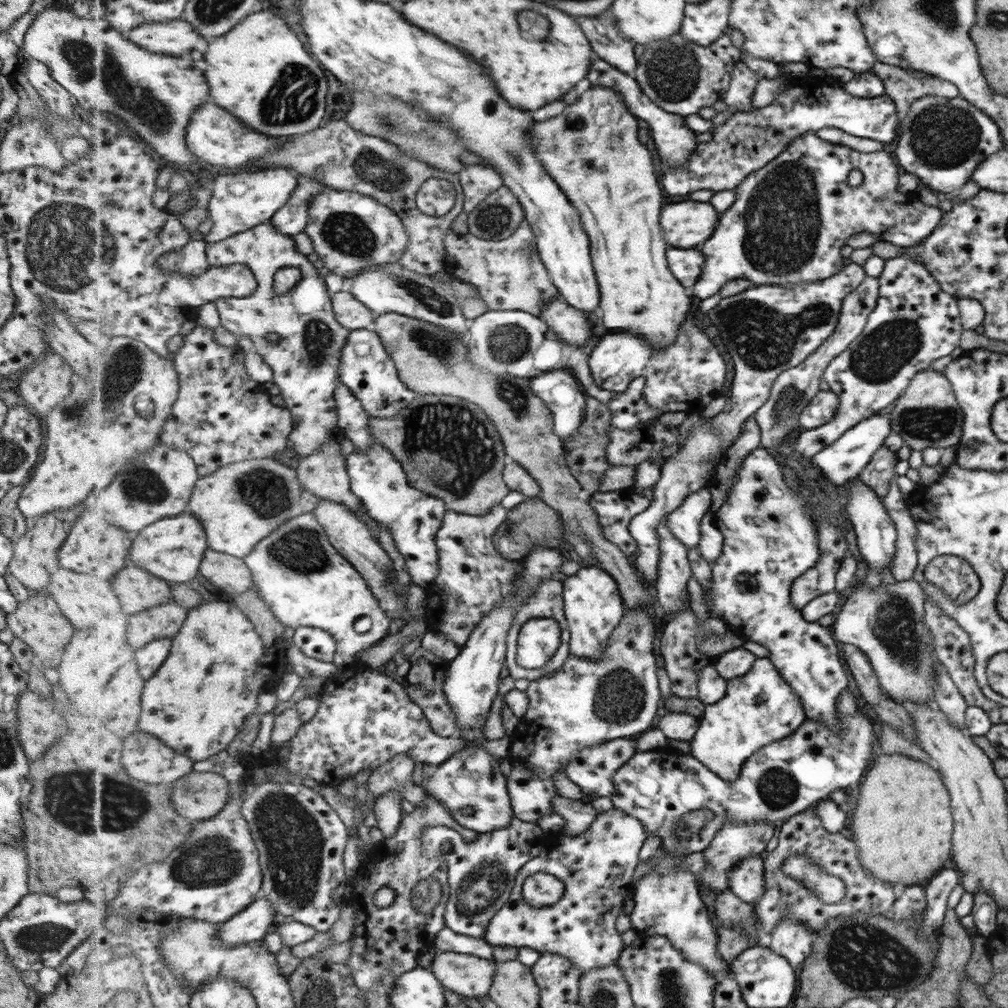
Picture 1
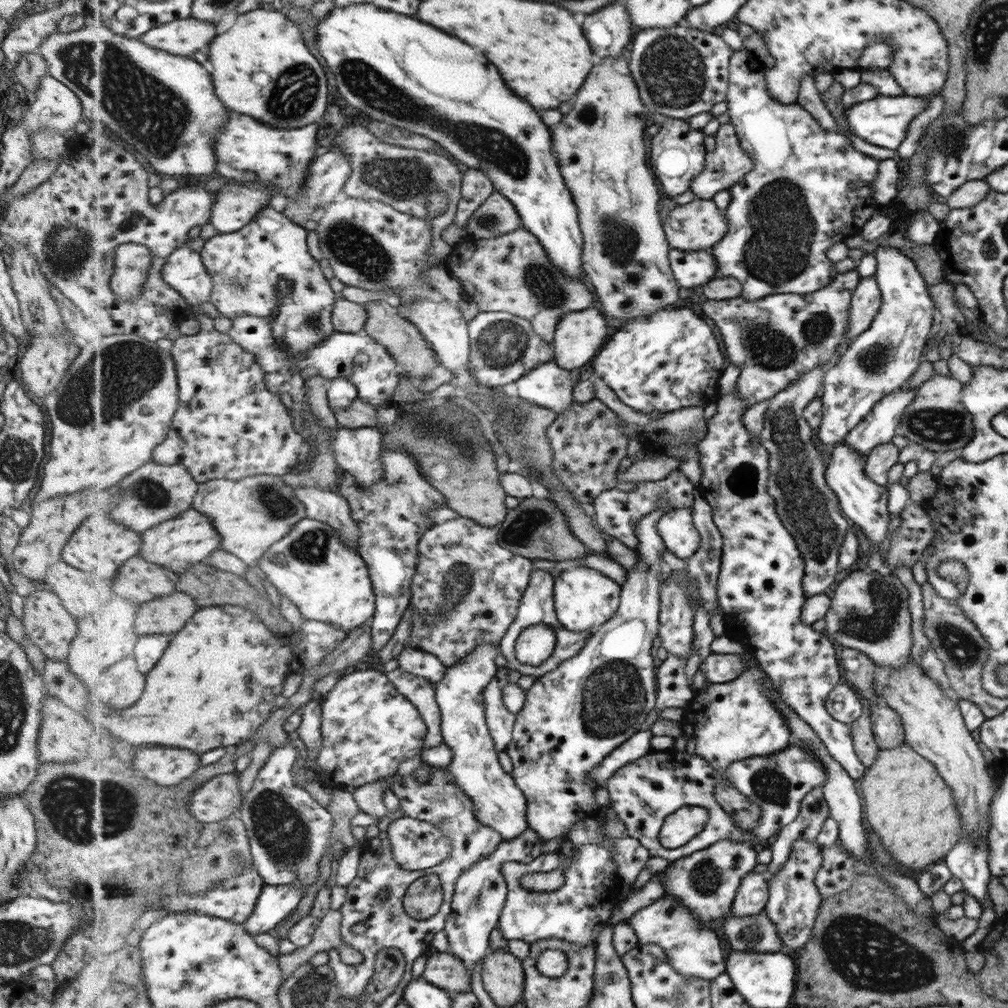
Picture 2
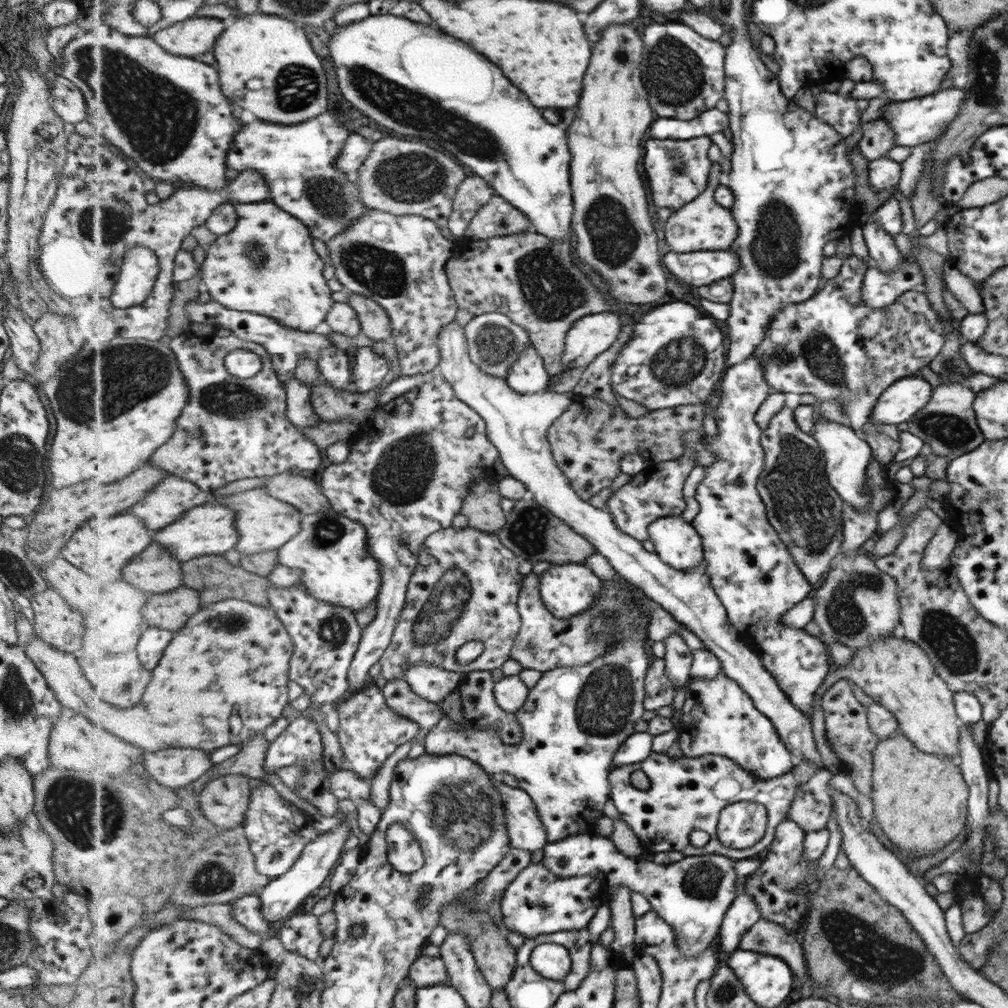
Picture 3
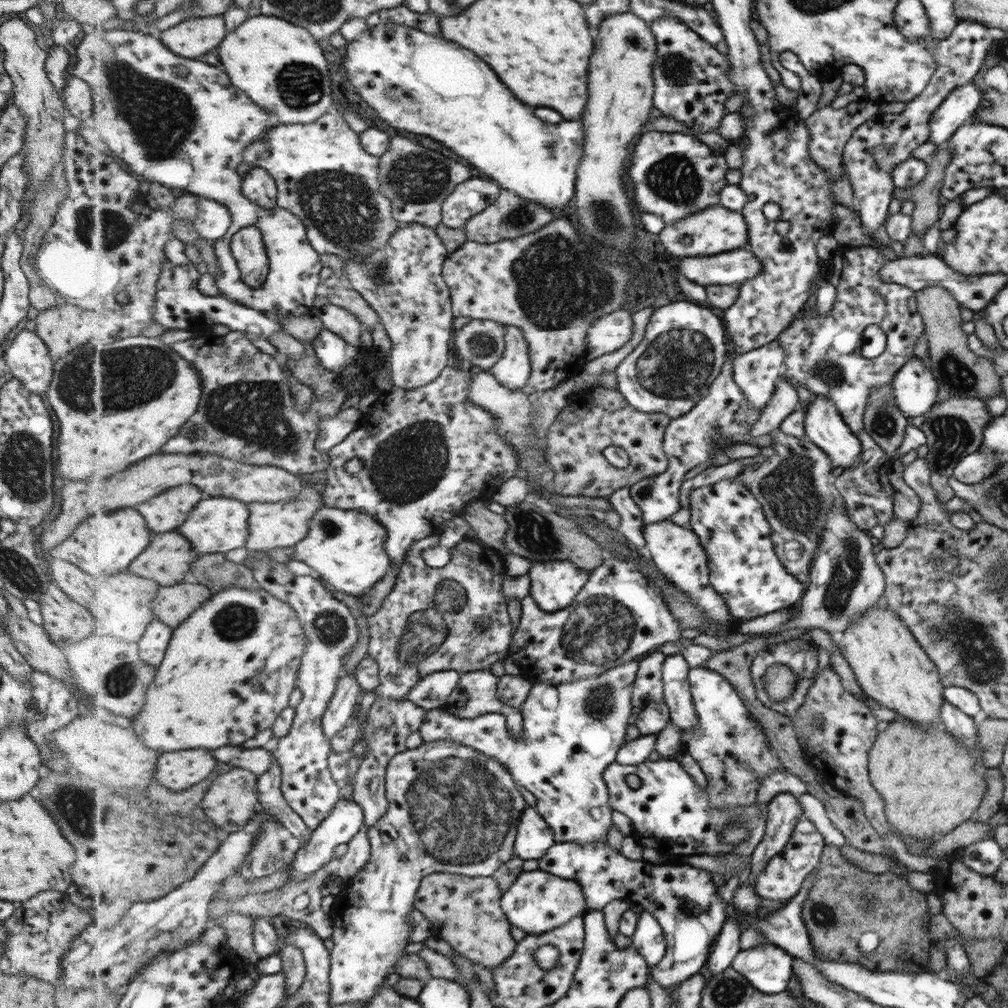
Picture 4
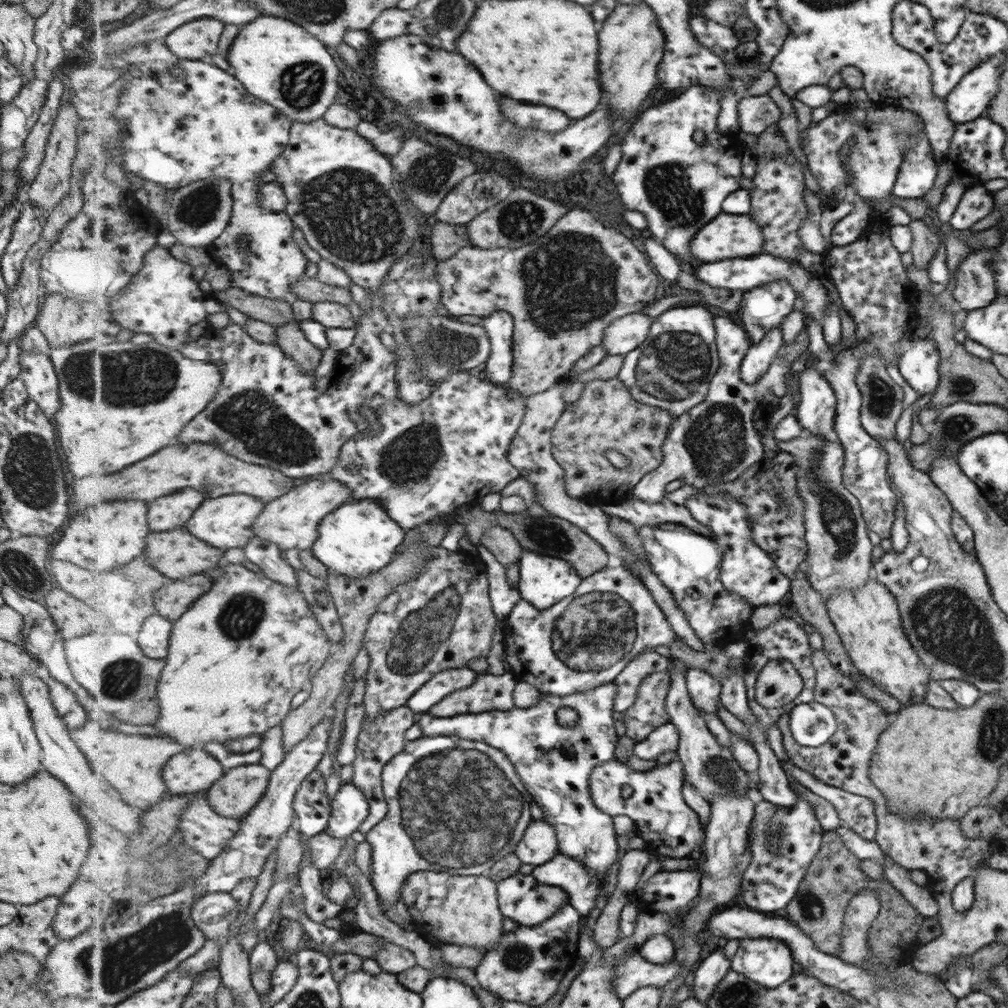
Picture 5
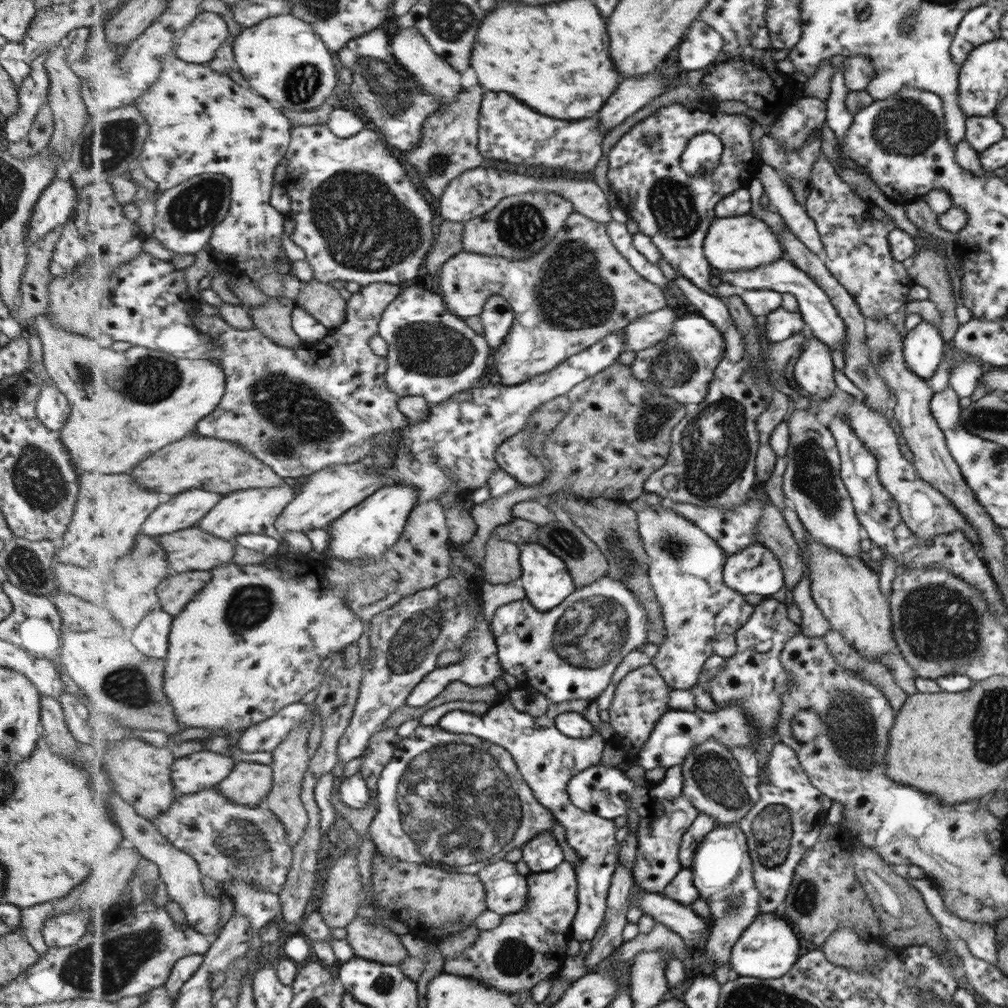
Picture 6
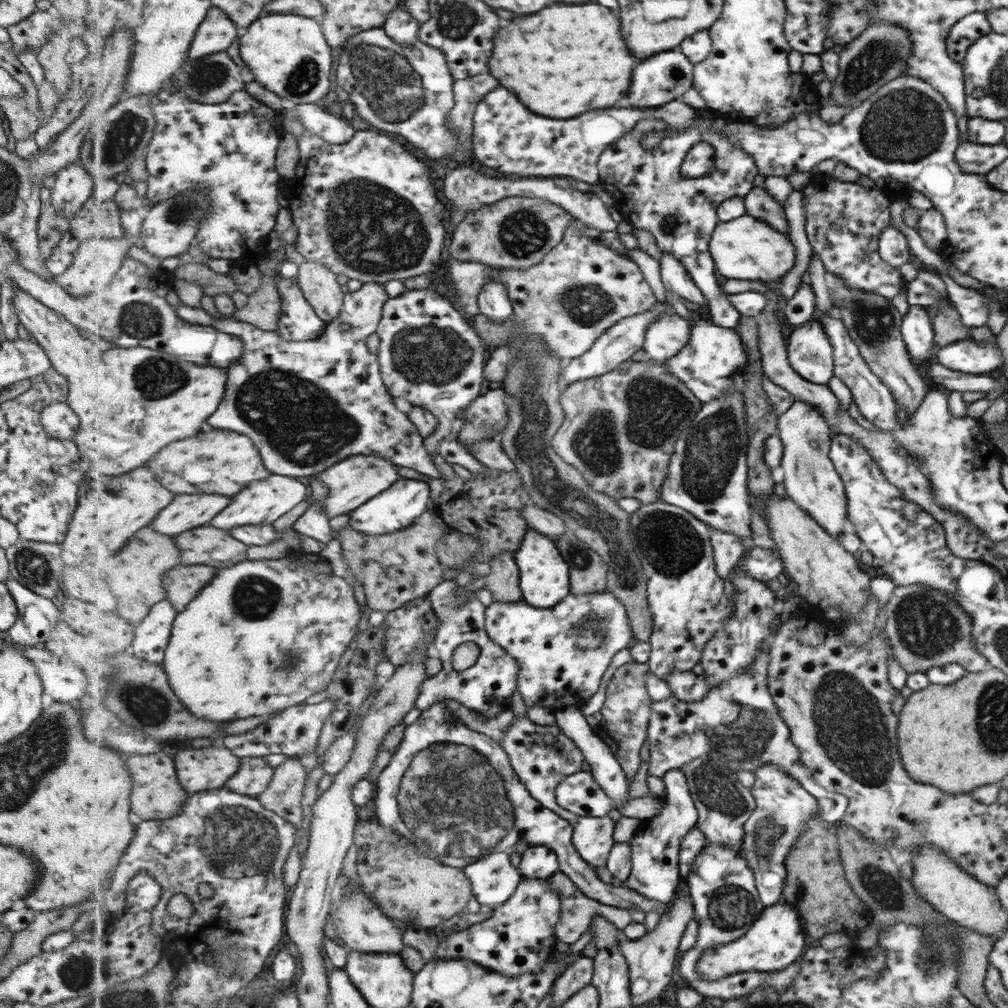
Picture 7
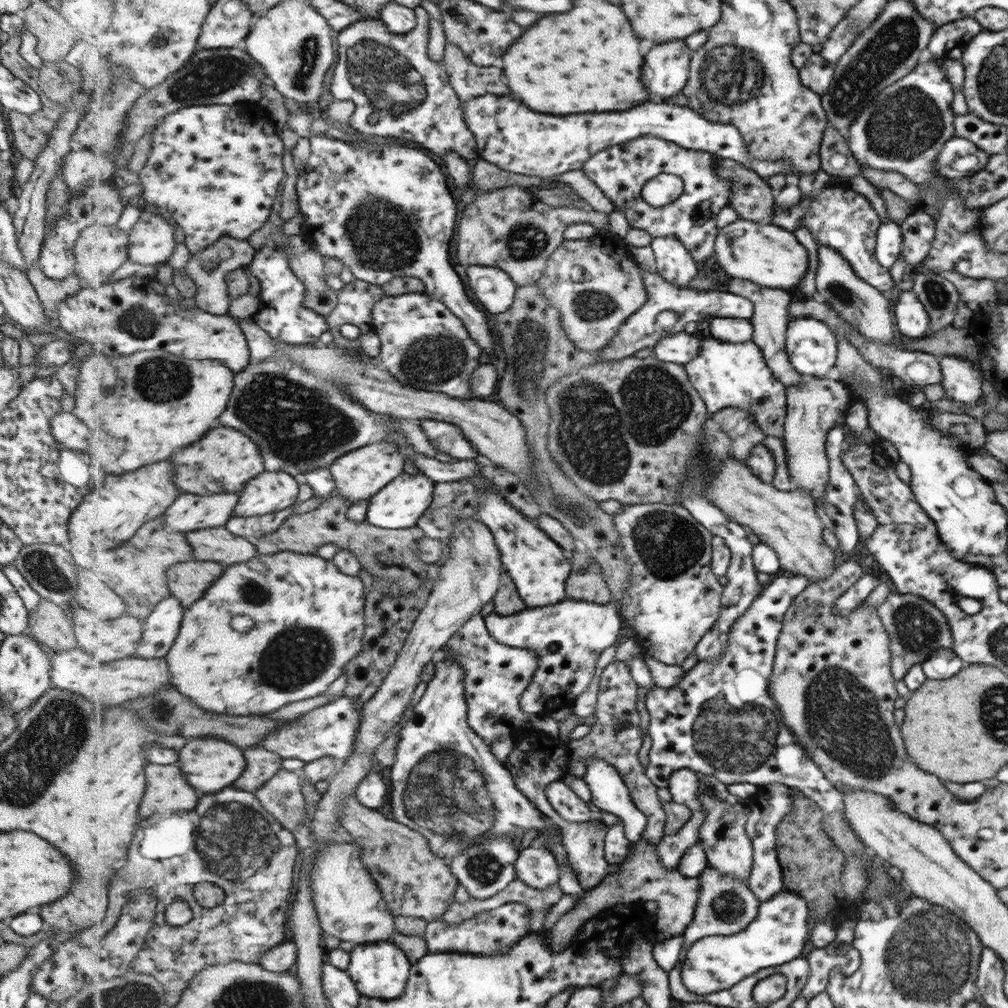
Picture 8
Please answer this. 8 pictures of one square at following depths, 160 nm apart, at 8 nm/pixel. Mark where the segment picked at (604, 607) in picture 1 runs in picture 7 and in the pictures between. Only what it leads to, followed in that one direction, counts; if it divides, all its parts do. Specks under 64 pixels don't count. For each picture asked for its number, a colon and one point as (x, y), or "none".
2: (585, 599)
3: (567, 590)
4: (555, 585)
5: (544, 581)
6: (546, 578)
7: (545, 578)

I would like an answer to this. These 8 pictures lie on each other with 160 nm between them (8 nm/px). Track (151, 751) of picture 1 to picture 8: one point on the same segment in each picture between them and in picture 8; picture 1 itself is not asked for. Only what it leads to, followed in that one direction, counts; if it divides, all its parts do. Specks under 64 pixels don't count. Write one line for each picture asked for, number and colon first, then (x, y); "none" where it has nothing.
2: (168, 766)
3: (172, 768)
4: (179, 771)
5: (195, 771)
6: (201, 771)
7: (213, 767)
8: (212, 765)

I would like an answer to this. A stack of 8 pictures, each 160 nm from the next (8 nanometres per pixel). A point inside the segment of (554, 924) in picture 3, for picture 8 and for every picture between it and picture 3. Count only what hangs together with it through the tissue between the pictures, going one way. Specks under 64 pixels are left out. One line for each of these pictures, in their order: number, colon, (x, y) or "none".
4: (537, 902)
5: (523, 899)
6: (507, 891)
7: (494, 879)
8: (488, 866)

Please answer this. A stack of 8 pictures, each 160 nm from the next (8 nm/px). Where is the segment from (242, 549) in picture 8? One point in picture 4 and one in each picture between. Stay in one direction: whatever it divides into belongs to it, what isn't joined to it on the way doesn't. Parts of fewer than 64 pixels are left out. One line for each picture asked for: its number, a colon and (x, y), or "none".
4: (168, 560)
5: (178, 554)
6: (192, 549)
7: (209, 545)

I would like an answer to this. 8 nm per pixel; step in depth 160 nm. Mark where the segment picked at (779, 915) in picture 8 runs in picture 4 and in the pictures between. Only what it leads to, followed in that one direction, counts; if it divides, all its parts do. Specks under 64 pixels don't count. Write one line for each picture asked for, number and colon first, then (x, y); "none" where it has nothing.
4: (766, 966)
5: (767, 961)
6: (768, 949)
7: (775, 941)

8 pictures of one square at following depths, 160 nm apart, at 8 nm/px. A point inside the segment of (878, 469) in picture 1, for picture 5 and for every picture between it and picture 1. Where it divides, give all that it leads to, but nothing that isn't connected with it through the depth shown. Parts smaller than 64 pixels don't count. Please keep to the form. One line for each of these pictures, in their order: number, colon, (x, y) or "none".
2: (878, 460)
3: (883, 440)
4: (883, 422)
5: (880, 398)

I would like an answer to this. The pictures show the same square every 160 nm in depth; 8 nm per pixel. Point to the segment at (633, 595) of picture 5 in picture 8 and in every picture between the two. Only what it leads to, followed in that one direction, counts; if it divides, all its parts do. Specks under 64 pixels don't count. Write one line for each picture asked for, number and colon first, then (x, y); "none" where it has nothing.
6: (570, 652)
7: (563, 651)
8: (568, 637)

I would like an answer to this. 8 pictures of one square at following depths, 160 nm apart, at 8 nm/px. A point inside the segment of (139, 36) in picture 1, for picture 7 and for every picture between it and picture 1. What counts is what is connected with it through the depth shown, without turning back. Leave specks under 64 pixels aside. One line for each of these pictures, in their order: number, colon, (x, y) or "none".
2: (185, 37)
3: (197, 35)
4: (196, 36)
5: (194, 40)
6: (200, 42)
7: (218, 31)

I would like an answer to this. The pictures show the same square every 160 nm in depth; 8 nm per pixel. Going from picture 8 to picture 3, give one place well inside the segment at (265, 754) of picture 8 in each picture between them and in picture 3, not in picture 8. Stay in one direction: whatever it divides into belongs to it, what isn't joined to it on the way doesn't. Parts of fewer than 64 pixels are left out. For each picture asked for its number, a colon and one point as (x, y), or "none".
3: (225, 801)
4: (231, 801)
5: (240, 790)
6: (249, 784)
7: (256, 774)

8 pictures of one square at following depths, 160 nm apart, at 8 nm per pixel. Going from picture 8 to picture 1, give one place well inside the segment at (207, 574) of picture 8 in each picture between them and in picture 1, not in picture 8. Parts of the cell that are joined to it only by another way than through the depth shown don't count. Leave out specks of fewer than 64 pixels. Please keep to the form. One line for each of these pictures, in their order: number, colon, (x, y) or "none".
1: (166, 620)
2: (165, 615)
3: (171, 611)
4: (174, 604)
5: (174, 600)
6: (177, 591)
7: (185, 582)

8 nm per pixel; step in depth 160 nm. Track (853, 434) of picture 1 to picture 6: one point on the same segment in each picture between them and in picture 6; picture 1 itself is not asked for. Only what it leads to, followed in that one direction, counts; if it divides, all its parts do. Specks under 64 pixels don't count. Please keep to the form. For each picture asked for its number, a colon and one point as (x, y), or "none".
2: (880, 424)
3: (898, 402)
4: (914, 389)
5: (918, 364)
6: (922, 348)

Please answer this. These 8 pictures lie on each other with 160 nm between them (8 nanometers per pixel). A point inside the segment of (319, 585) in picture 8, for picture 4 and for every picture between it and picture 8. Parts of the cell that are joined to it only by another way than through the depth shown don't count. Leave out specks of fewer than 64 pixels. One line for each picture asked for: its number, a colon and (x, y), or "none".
4: (218, 686)
5: (240, 654)
6: (255, 640)
7: (265, 635)

